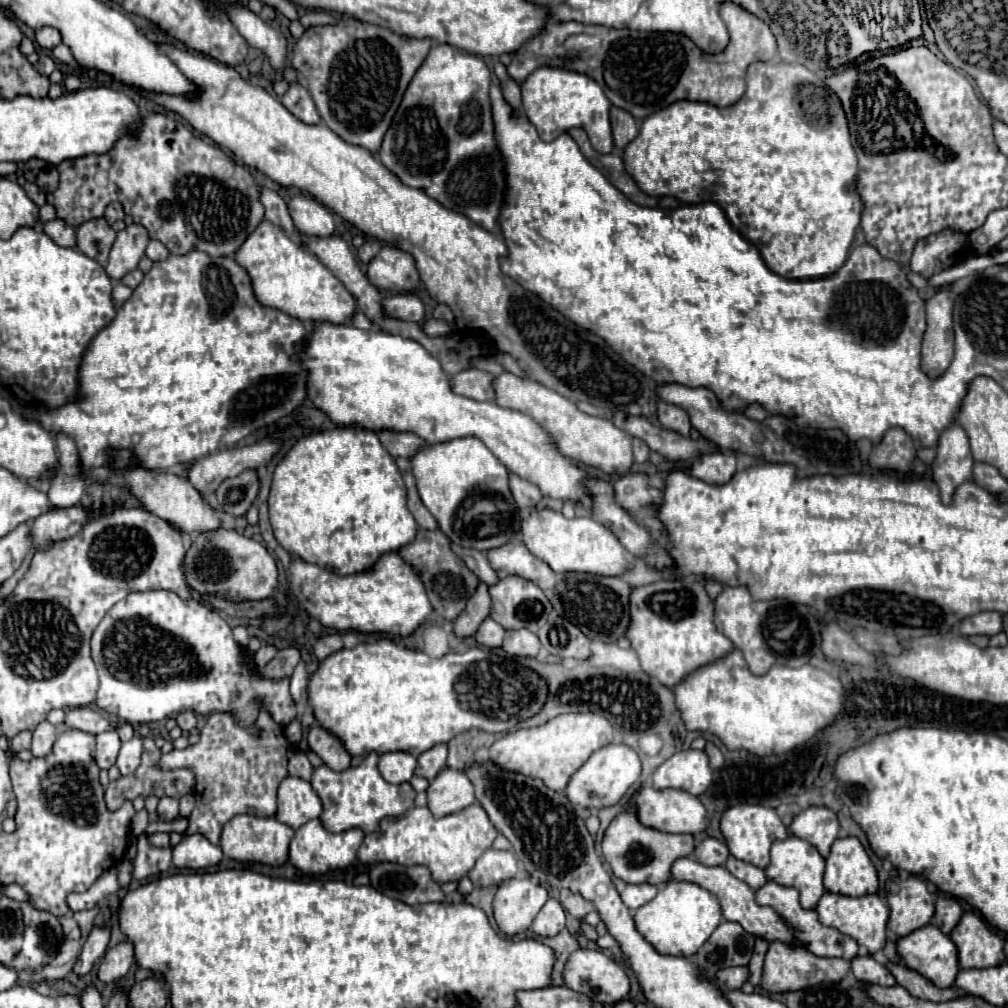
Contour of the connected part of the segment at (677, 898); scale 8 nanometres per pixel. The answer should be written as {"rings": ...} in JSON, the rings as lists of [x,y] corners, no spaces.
{"rings":[[[670,879],[650,903],[634,911],[636,929],[656,947],[656,951],[662,955],[676,955],[676,957],[694,955],[702,947],[702,943],[712,935],[712,931],[720,925],[720,921],[722,921],[722,909],[718,899],[710,891],[702,889],[696,883],[674,879]]]}

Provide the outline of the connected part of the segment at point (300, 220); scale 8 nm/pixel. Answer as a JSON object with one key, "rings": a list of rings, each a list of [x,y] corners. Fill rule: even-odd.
{"rings":[[[306,195],[292,197],[288,209],[298,231],[306,231],[306,235],[334,235],[332,213],[316,199]]]}

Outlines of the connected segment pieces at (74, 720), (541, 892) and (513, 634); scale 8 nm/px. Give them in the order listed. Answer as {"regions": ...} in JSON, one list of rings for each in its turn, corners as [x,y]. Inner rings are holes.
{"regions":[[[[78,707],[78,709],[70,709],[66,711],[66,721],[64,721],[70,729],[78,729],[78,731],[86,731],[92,735],[98,735],[102,731],[114,731],[116,727],[112,727],[112,723],[102,717],[100,713],[92,711],[90,707]]],[[[510,879],[494,895],[494,919],[508,937],[528,931],[536,913],[548,899],[548,891],[530,879]]],[[[506,631],[506,639],[502,649],[510,655],[520,657],[536,657],[540,649],[540,639],[532,631]]]]}

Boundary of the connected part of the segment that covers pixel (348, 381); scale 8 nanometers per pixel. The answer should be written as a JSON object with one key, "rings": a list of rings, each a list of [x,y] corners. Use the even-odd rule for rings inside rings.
{"rings":[[[312,323],[306,355],[298,363],[310,371],[310,383],[306,383],[308,399],[340,427],[358,425],[370,431],[410,431],[426,443],[476,437],[482,439],[508,471],[538,485],[542,495],[562,501],[570,499],[582,509],[590,509],[592,505],[590,495],[580,489],[580,483],[590,475],[576,461],[560,455],[550,435],[534,419],[500,407],[494,401],[478,403],[456,395],[438,359],[414,339],[386,331],[362,331],[350,323]]]}

